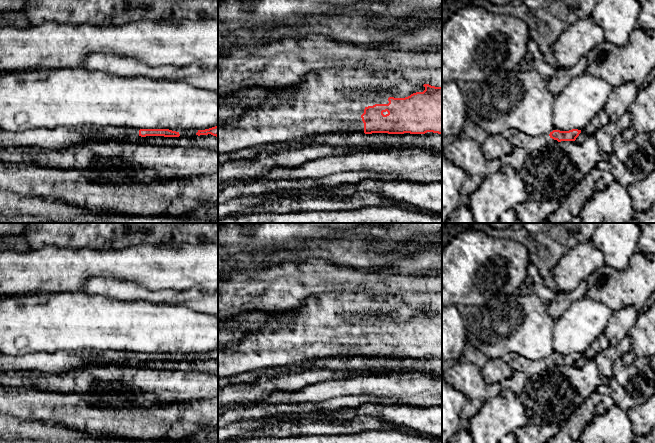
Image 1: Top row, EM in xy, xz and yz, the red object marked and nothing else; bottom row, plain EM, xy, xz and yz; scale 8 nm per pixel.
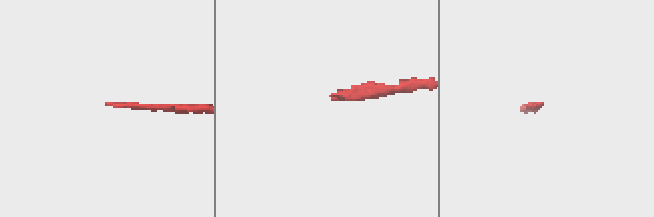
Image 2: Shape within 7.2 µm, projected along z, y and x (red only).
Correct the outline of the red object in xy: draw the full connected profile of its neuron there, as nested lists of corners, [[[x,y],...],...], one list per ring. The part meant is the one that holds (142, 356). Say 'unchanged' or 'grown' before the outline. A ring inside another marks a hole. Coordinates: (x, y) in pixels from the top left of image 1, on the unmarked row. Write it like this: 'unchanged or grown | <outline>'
grown | [[[67,351],[30,352],[23,355],[4,355],[0,353],[0,372],[38,371],[61,374],[92,365],[106,365],[107,362],[120,362],[128,359],[179,361],[179,356],[169,353],[135,353],[125,351]]]

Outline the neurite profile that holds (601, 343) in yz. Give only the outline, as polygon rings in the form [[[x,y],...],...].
[[[601,334],[592,345],[581,355],[579,360],[576,362],[578,367],[582,367],[587,361],[595,359],[595,357],[610,346],[608,339],[605,334]]]

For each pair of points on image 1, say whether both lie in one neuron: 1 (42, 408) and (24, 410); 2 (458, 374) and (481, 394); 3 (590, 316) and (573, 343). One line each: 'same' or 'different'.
1: same
2: same
3: same

